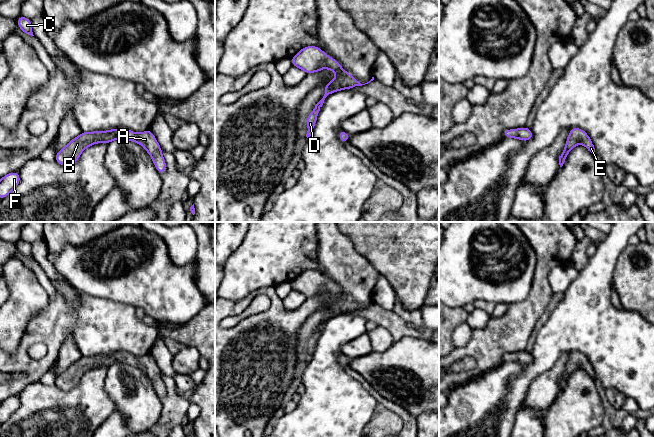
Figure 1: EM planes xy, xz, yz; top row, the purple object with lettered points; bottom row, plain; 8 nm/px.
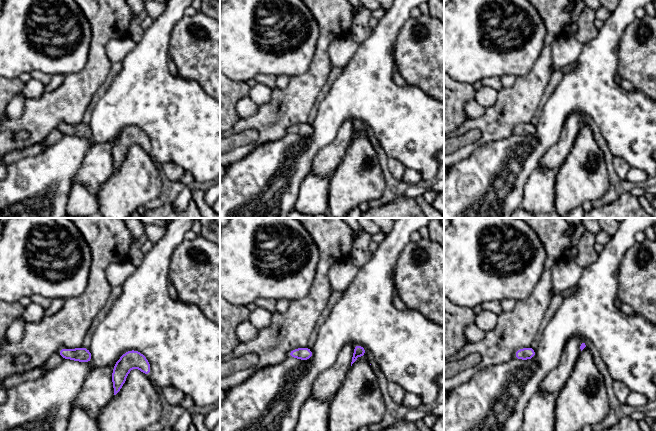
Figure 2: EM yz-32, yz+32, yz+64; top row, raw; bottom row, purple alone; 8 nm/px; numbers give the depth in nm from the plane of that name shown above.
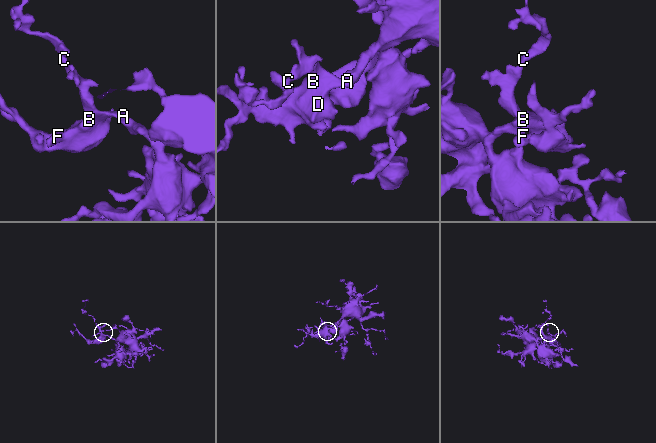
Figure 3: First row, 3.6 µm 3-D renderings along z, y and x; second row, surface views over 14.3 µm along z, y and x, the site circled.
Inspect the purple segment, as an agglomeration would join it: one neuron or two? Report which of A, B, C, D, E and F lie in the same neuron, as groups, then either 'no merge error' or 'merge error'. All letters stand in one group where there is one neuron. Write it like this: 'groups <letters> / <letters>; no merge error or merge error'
groups A B C D E F; no merge error

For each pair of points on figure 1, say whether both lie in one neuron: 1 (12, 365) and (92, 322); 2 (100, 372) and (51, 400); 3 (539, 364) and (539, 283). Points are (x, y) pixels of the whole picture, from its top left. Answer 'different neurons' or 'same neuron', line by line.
1: same neuron
2: same neuron
3: different neurons

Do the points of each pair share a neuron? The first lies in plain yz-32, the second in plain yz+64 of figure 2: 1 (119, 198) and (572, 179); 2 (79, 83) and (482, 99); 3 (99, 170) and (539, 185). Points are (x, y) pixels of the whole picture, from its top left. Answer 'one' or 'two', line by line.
1: one
2: two
3: two

